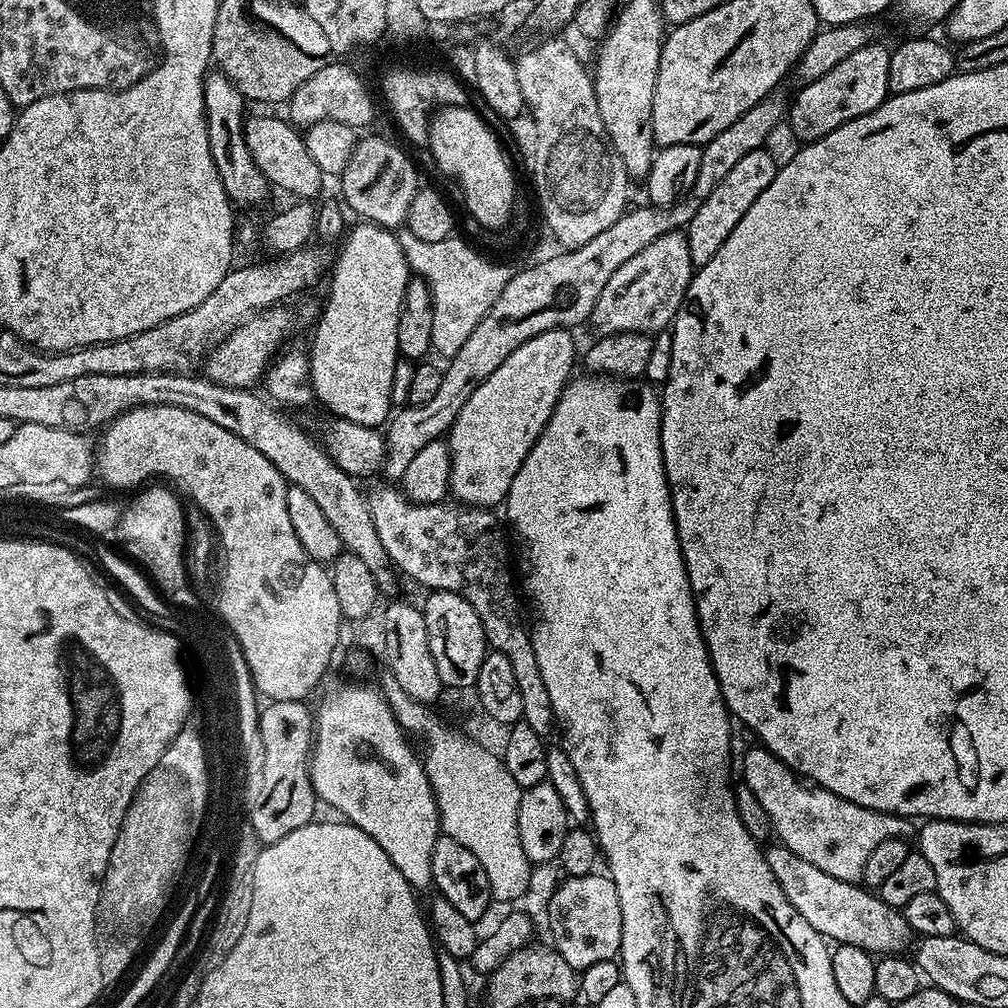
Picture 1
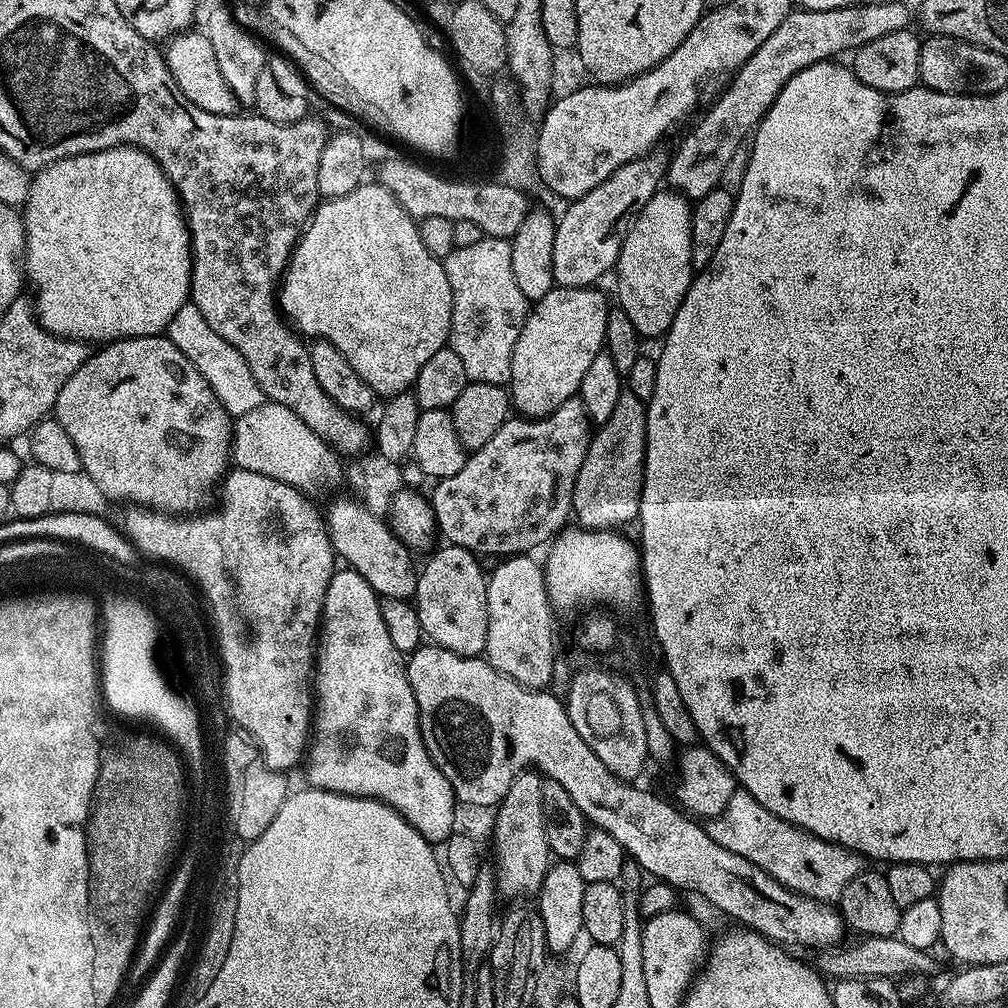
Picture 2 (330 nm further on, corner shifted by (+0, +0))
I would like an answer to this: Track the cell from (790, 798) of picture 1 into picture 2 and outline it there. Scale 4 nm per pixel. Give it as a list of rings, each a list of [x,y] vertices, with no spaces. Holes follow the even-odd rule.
[[[743,790],[732,795],[724,813],[715,817],[707,825],[707,830],[718,846],[754,862],[754,866],[764,870],[770,878],[811,900],[839,901],[842,890],[846,890],[846,882],[862,870],[862,857],[857,852],[787,824]]]

